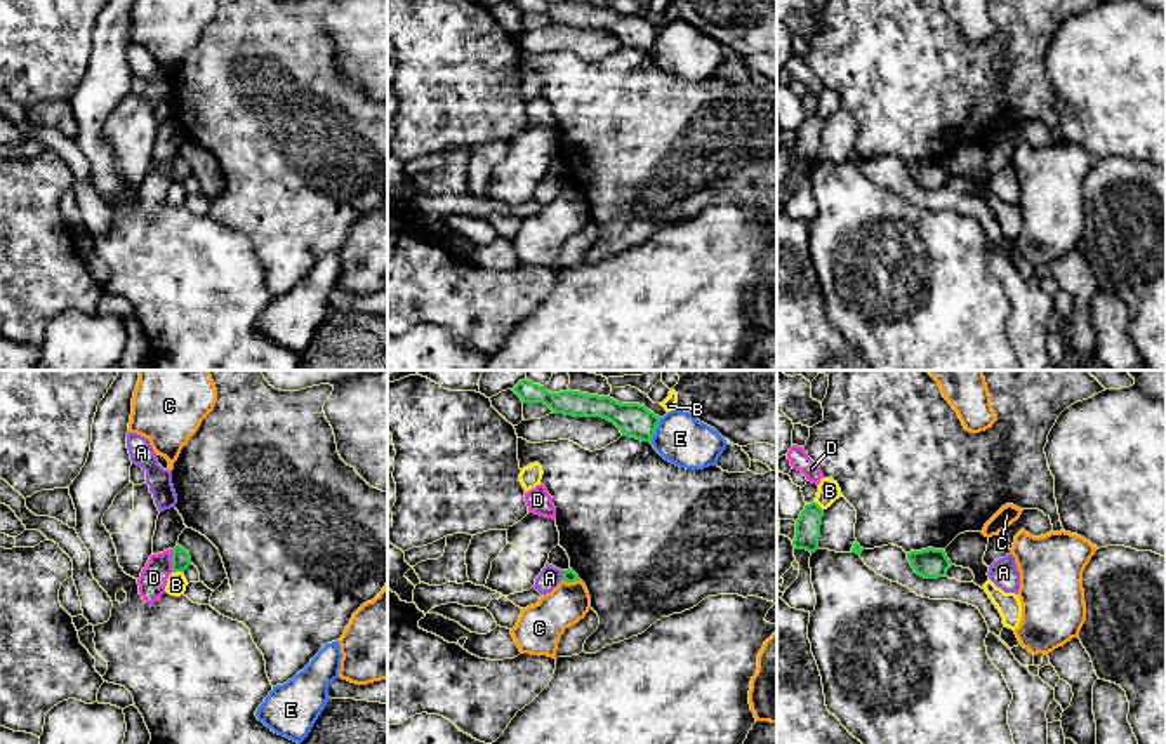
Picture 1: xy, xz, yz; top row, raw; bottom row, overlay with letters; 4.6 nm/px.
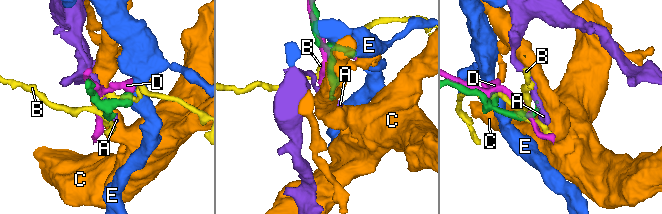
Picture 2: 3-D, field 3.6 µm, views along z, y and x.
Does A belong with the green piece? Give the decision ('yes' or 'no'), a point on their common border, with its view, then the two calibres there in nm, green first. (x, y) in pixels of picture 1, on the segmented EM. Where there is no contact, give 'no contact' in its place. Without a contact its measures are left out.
no; meets green in xz at (563, 576); 60 nm thick on the green side, 100 nm on the other

